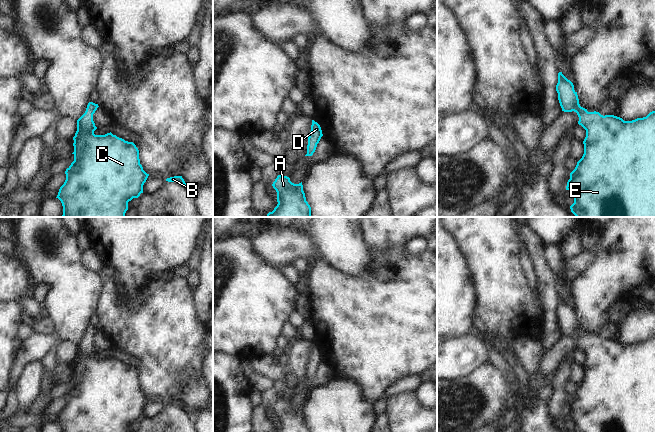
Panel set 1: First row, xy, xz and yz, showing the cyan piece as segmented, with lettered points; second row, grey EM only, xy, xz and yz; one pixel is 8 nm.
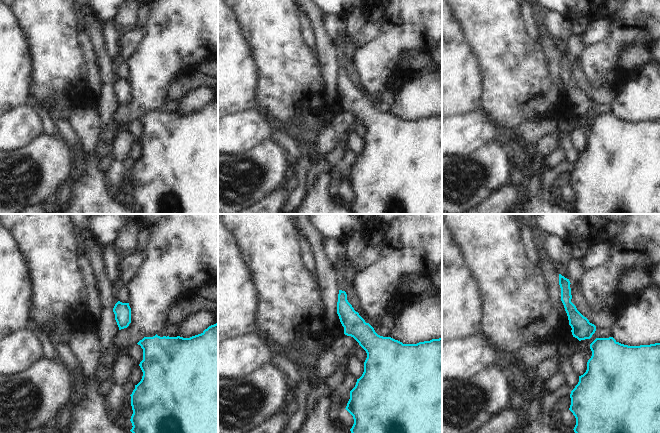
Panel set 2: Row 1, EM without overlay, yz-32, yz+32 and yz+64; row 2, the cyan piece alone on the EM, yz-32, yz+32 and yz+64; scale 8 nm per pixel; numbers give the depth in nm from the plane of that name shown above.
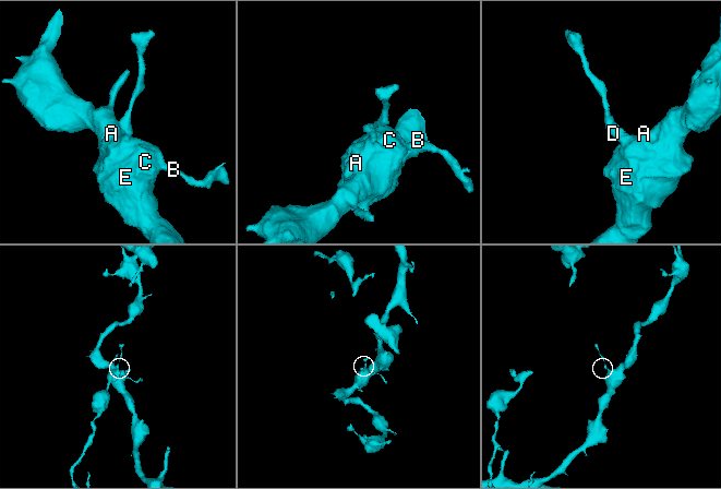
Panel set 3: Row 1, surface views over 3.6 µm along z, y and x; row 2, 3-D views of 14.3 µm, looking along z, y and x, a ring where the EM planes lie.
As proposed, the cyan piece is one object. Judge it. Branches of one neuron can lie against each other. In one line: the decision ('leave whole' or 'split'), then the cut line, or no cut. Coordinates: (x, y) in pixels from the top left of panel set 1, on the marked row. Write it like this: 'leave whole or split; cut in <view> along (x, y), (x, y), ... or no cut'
leave whole; no cut

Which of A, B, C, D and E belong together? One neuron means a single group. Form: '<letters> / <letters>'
A B C D E

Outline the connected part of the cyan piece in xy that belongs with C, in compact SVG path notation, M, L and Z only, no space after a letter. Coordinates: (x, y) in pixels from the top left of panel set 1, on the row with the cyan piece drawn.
M89 102L85 113L77 120L73 137L74 161L66 169L66 180L56 197L63 206L62 217L125 217L128 202L143 193L143 185L149 176L140 164L139 150L133 142L111 132L94 134L97 127L93 114L98 107Z

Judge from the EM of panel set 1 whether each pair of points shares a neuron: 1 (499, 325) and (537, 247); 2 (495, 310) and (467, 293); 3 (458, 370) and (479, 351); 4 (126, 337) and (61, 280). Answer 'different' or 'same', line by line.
1: different
2: different
3: same
4: different

